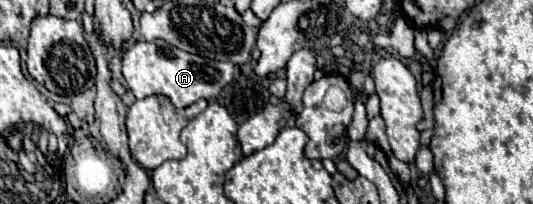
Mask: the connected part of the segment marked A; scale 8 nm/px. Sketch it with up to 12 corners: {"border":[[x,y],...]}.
{"border":[[136,41],[122,75],[136,99],[216,99],[232,63]]}

